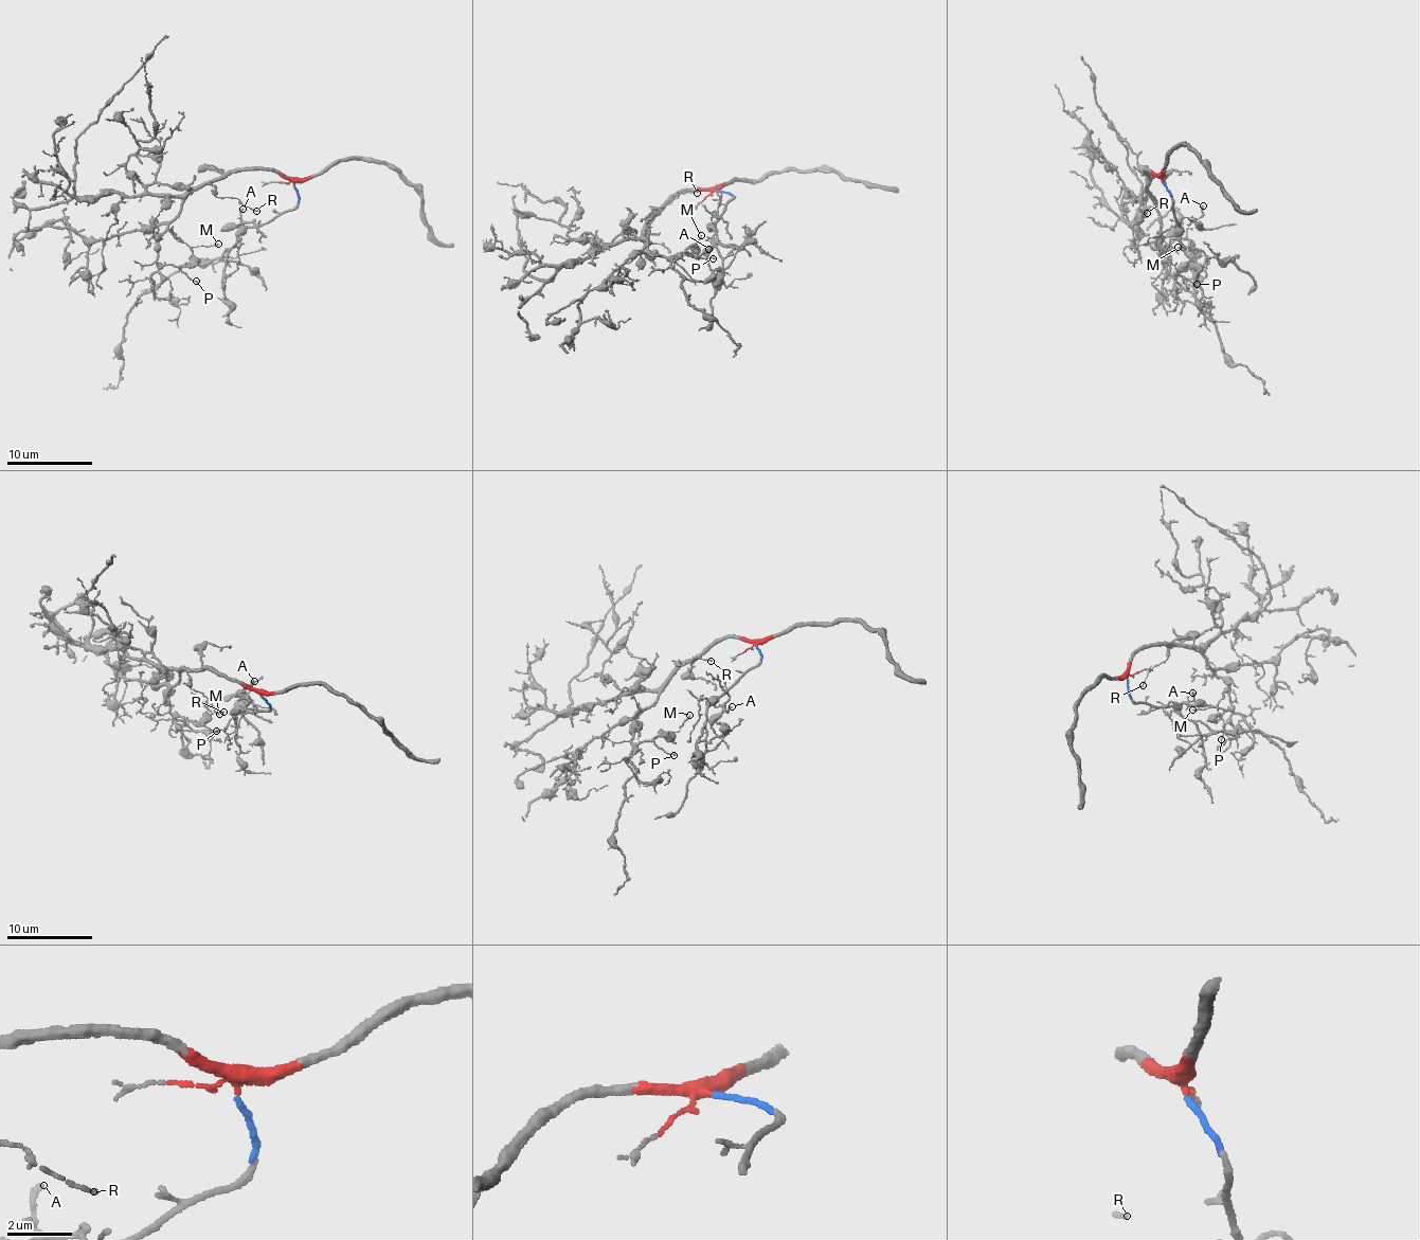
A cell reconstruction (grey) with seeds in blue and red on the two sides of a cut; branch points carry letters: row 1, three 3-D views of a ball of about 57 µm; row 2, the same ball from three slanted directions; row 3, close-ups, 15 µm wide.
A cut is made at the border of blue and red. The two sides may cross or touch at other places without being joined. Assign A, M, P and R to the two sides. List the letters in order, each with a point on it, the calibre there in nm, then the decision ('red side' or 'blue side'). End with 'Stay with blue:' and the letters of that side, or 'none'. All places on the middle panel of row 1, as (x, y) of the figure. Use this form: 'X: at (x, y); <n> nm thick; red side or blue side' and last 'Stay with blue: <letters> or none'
A: at (708, 249); 150 nm thick; blue side
M: at (701, 235); 110 nm thick; red side
P: at (713, 258); 100 nm thick; red side
R: at (697, 193); 100 nm thick; red side
Stay with blue: A

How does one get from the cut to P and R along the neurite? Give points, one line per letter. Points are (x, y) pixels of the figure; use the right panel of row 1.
P: (1161, 180), (1143, 172), (1148, 175), (1156, 208), (1156, 243), (1167, 253), (1170, 270), (1198, 285)
R: (1161, 180), (1143, 171), (1147, 174), (1139, 210), (1147, 212)

